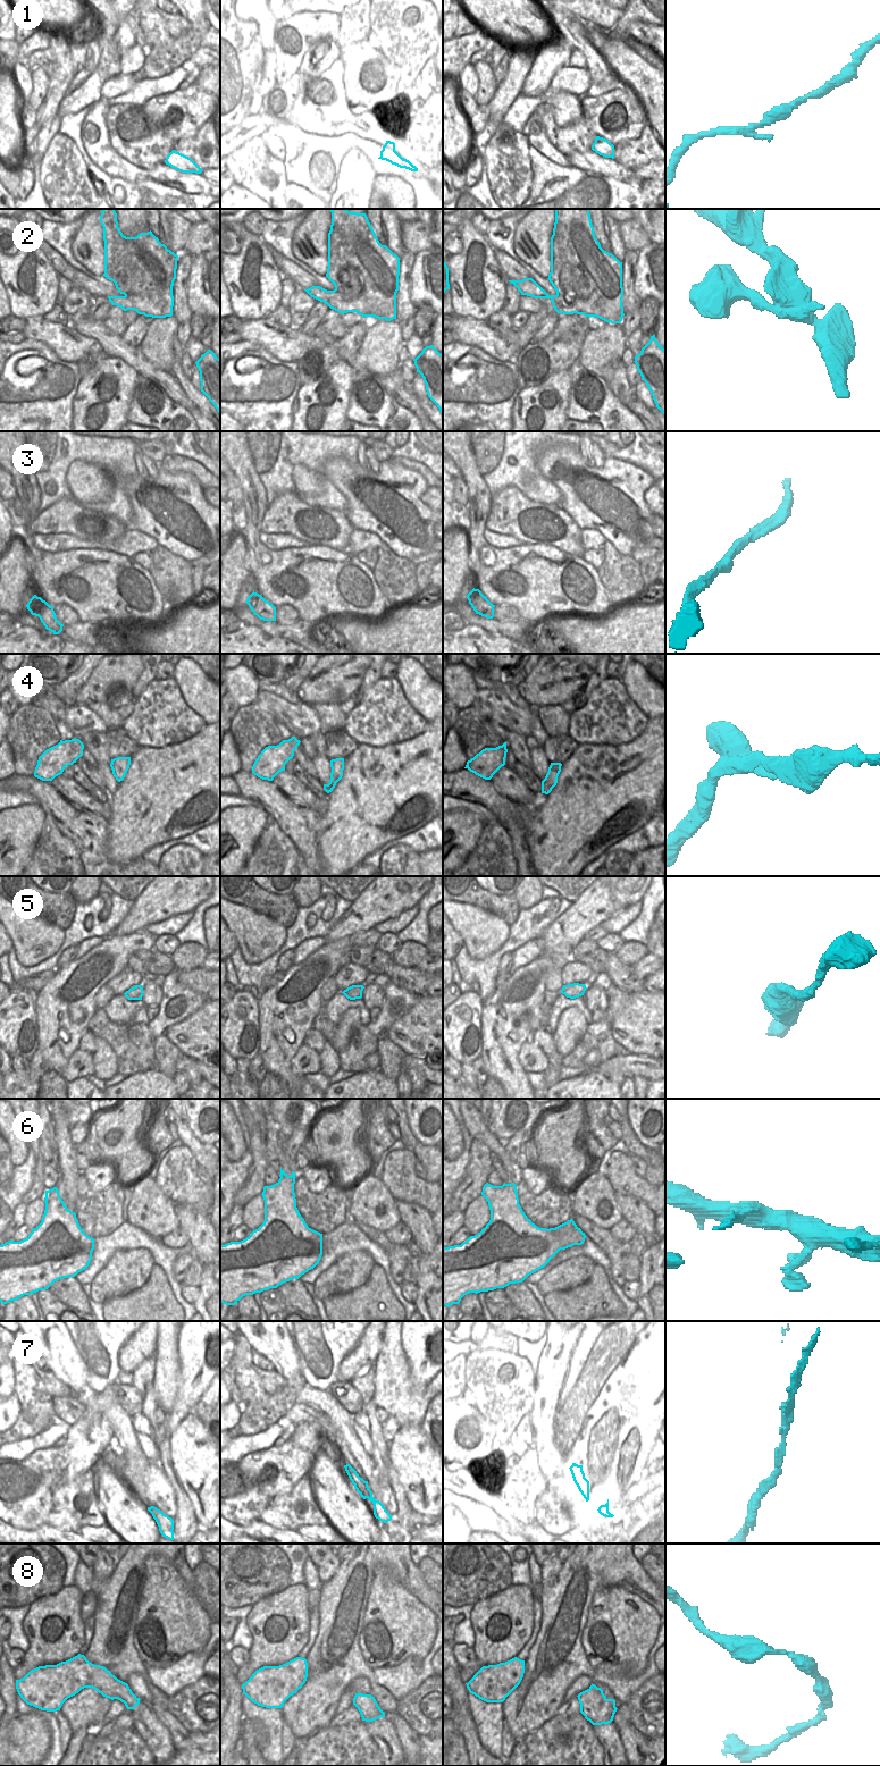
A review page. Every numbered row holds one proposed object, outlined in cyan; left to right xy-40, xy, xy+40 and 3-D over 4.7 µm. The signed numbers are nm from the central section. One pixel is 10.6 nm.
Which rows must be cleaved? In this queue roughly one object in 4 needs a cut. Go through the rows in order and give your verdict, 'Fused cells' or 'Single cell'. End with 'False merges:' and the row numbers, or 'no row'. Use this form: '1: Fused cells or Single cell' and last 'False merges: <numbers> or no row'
1: Single cell
2: Single cell
3: Single cell
4: Single cell
5: Single cell
6: Fused cells
7: Single cell
8: Single cell
False merges: 6.

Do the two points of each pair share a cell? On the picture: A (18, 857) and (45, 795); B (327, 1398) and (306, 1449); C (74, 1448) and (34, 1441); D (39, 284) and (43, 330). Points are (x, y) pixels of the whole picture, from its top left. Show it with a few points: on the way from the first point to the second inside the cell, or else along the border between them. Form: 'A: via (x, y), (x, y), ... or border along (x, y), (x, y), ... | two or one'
A: border along (38, 802), (45, 814) | two
B: border along (319, 1411), (332, 1423), (334, 1436) | two
C: border along (53, 1445), (35, 1449), (27, 1455) | two
D: border along (41, 318), (25, 319) | two

